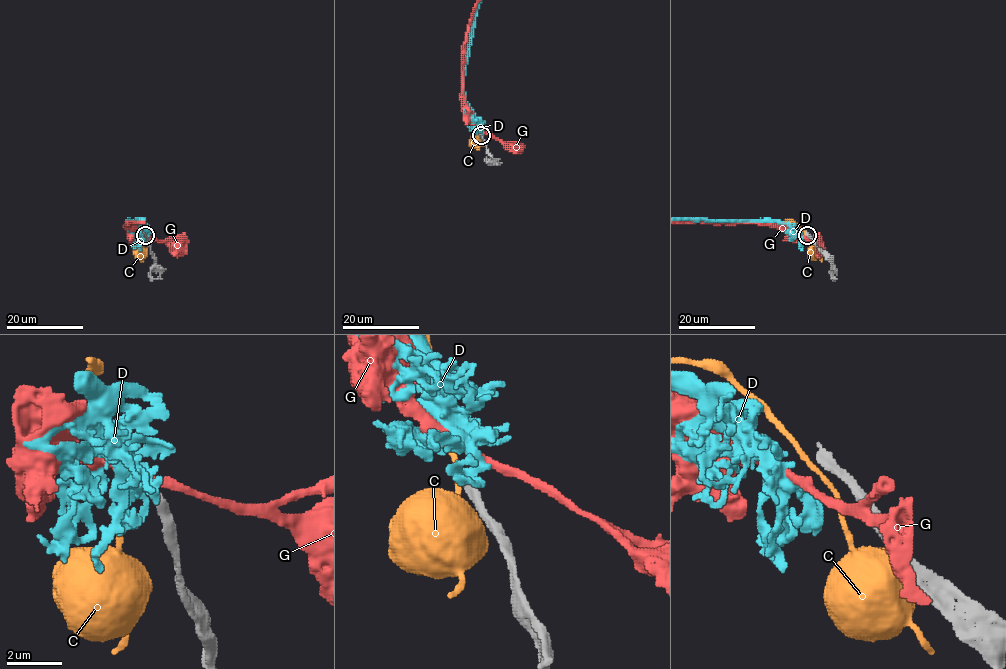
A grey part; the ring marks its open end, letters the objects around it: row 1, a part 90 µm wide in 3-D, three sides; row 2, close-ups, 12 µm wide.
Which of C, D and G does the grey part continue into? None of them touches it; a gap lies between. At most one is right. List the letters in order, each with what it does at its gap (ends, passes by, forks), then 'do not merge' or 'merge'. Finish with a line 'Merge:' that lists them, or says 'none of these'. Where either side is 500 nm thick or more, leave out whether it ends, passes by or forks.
C: it passes by; do not merge
D: it passes by; merge
G: it passes by; do not merge
Merge: D

